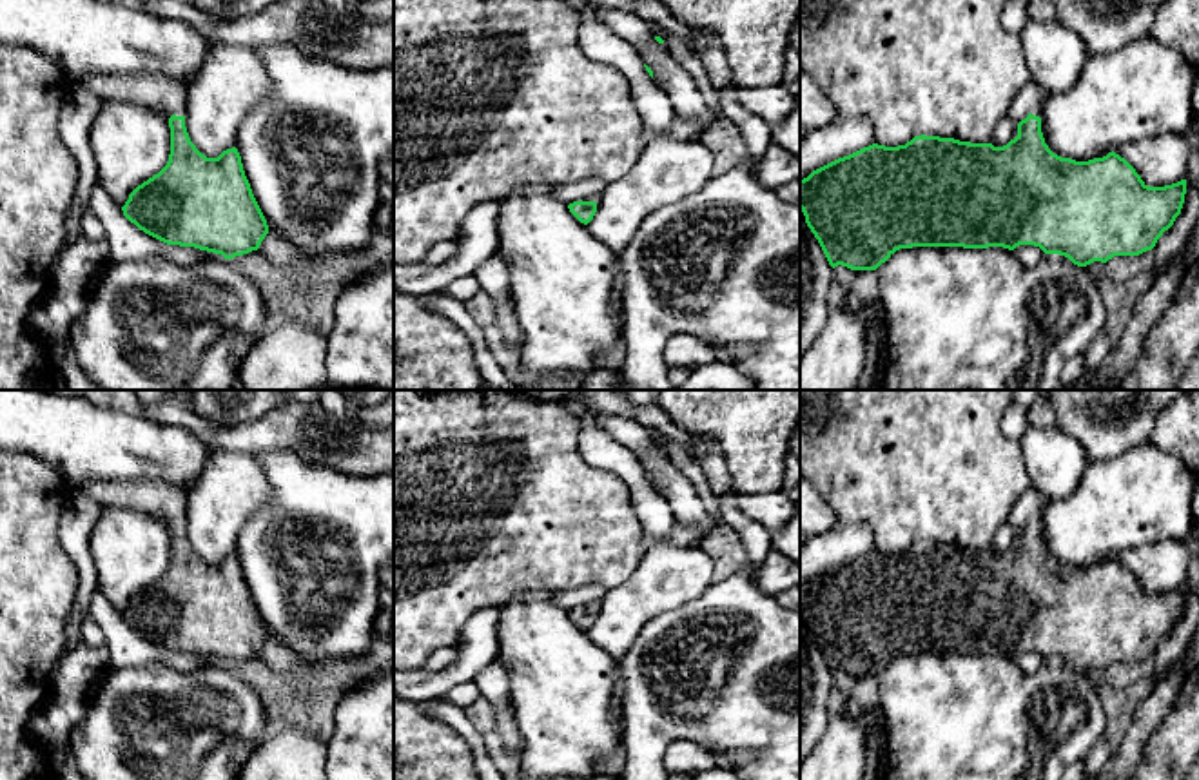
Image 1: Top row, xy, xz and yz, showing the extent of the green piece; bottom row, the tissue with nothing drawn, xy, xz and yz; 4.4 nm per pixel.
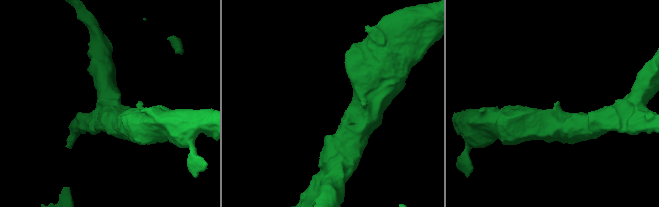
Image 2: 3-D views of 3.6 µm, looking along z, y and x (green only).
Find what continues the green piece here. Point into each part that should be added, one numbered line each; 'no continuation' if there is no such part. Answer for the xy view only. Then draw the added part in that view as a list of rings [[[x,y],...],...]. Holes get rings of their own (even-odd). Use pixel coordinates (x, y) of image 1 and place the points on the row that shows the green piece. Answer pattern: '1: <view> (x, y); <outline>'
1: xy (158, 91); [[[100,73],[83,76],[78,85],[93,91],[102,102],[134,102],[160,109],[169,118],[185,116],[187,83],[165,74]]]

